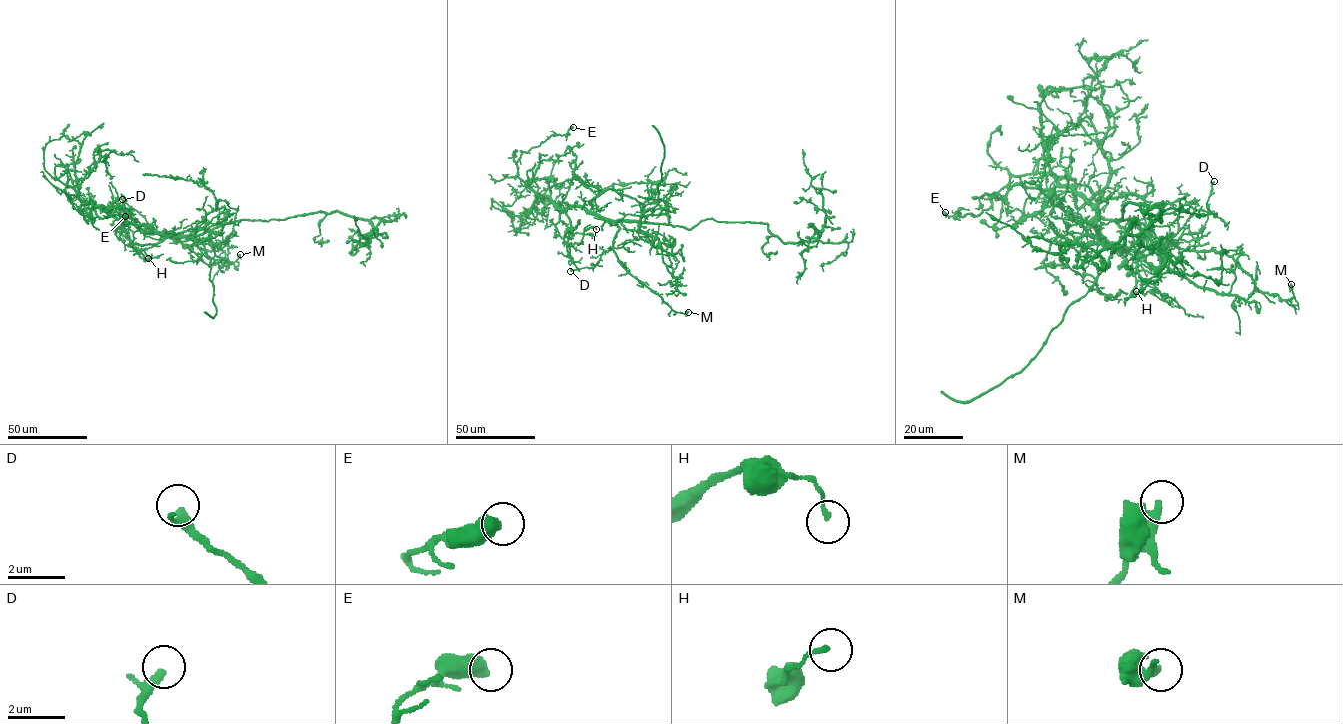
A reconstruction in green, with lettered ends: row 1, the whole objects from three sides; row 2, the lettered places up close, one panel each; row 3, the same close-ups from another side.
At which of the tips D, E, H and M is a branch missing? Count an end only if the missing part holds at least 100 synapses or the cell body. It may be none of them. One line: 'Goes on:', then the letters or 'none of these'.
Goes on: none of these

